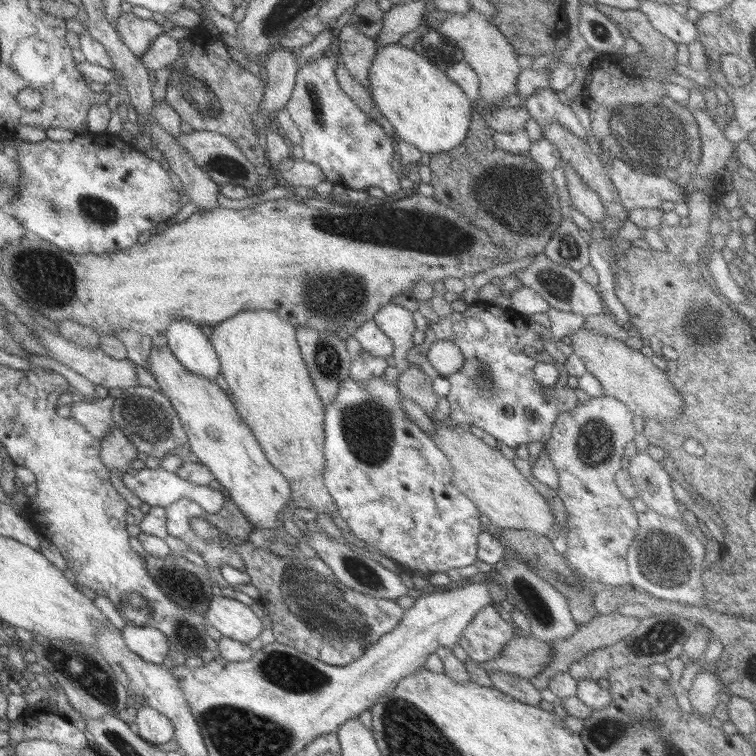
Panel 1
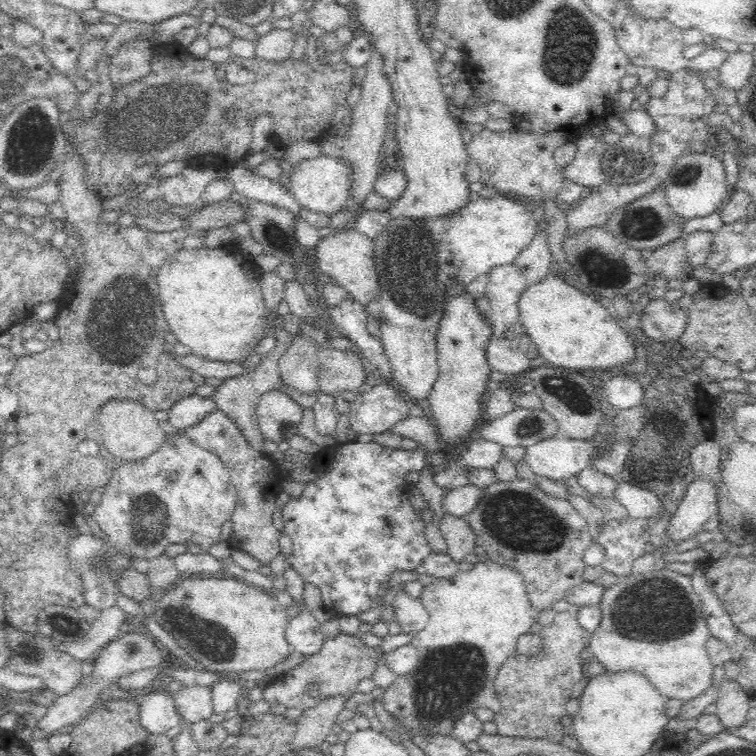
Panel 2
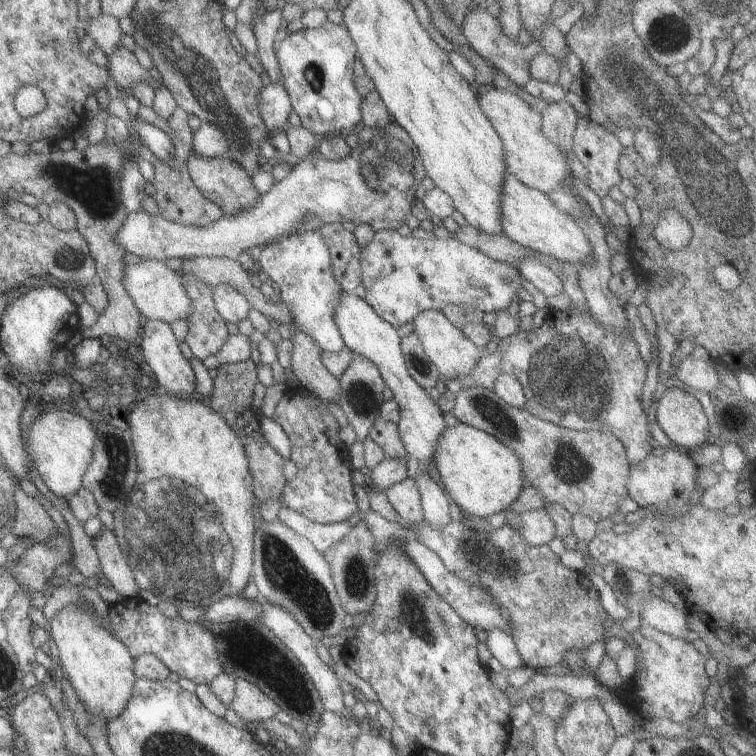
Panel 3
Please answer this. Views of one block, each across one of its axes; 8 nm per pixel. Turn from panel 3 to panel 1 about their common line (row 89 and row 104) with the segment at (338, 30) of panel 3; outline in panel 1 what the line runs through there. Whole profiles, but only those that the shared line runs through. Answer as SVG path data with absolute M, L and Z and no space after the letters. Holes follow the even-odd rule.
M319 55L297 70L294 87L284 109L299 132L300 144L298 146L301 147L303 153L301 159L314 164L323 173L326 181L333 185L364 191L369 186L375 186L383 190L386 195L393 194L399 190L398 173L391 168L389 162L396 154L395 141L387 137L375 120L361 112L351 102L351 98L339 88L334 72L338 64L337 56L326 58Z

